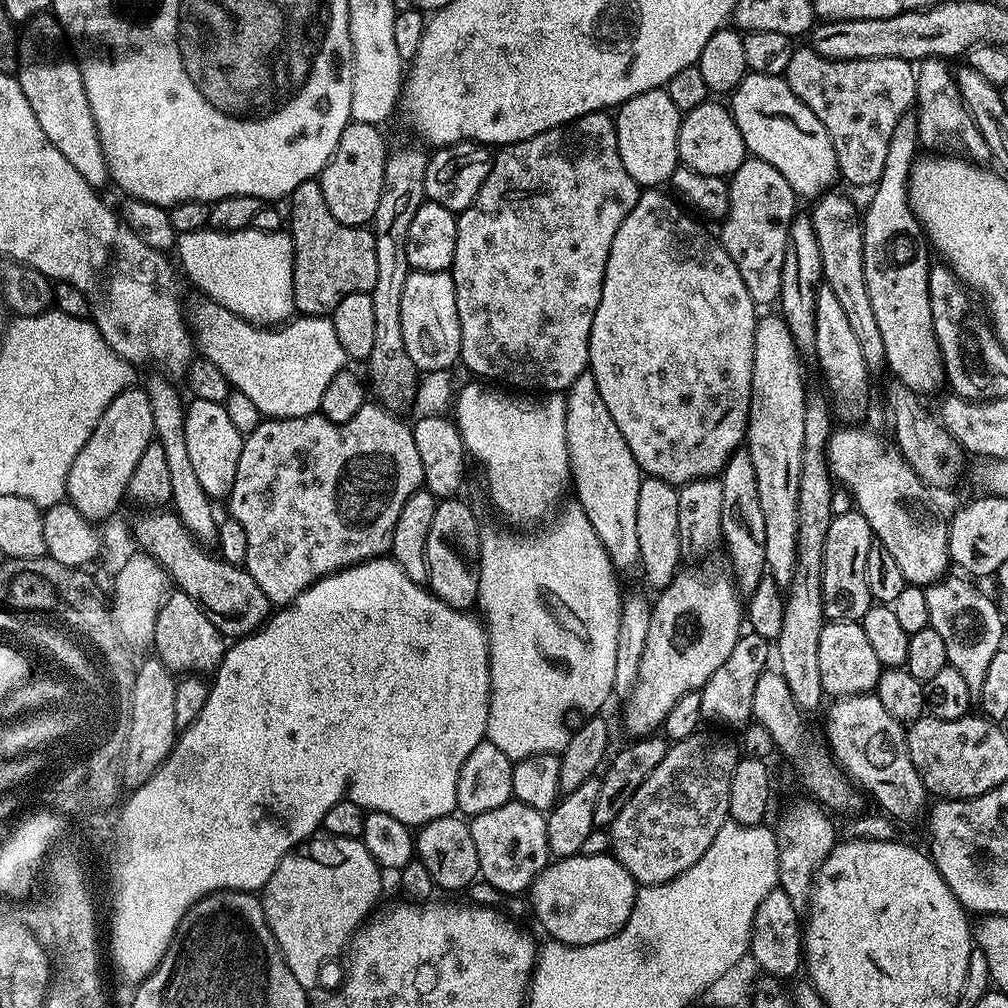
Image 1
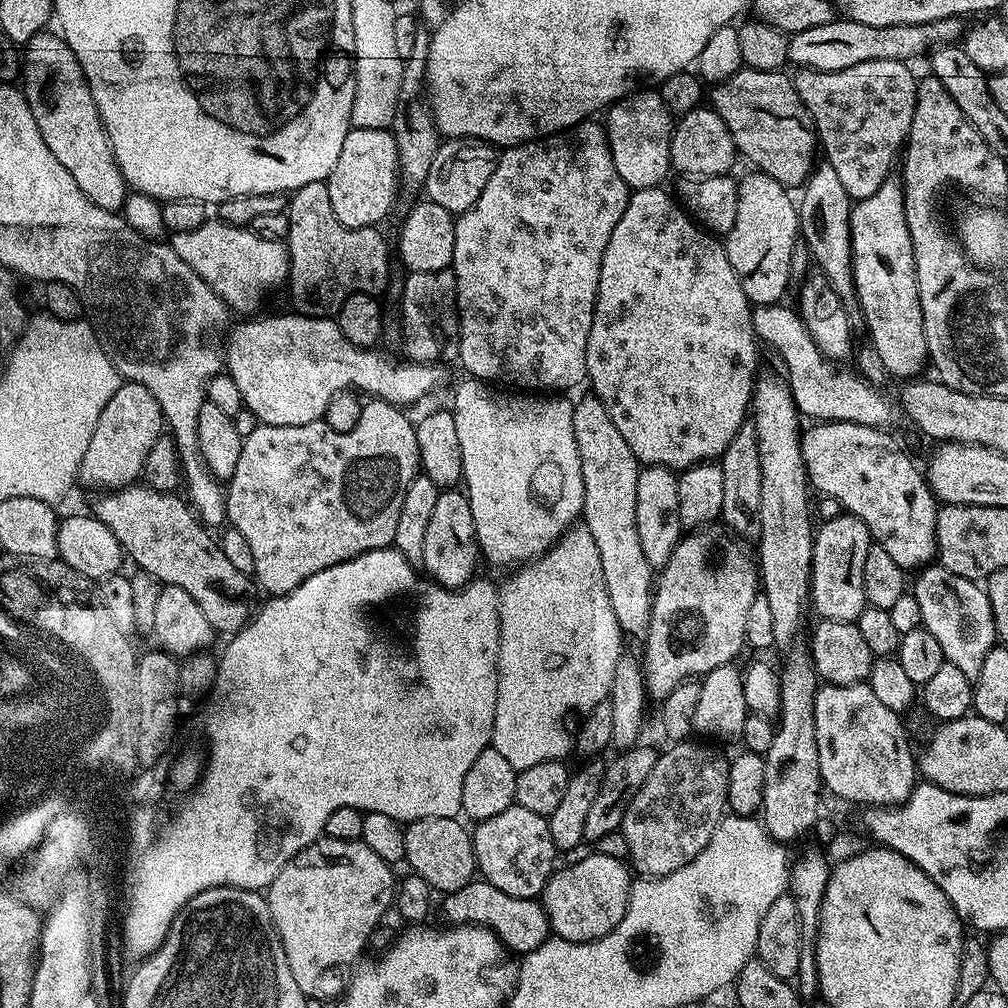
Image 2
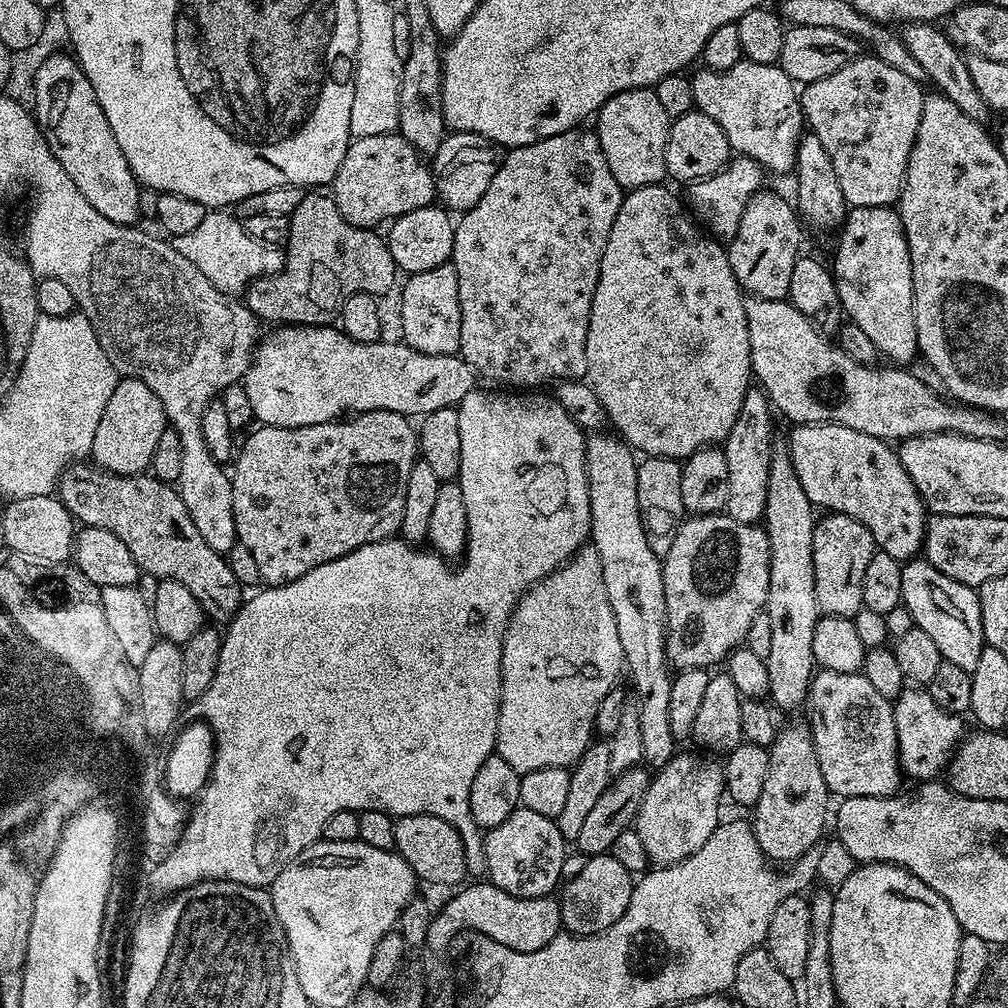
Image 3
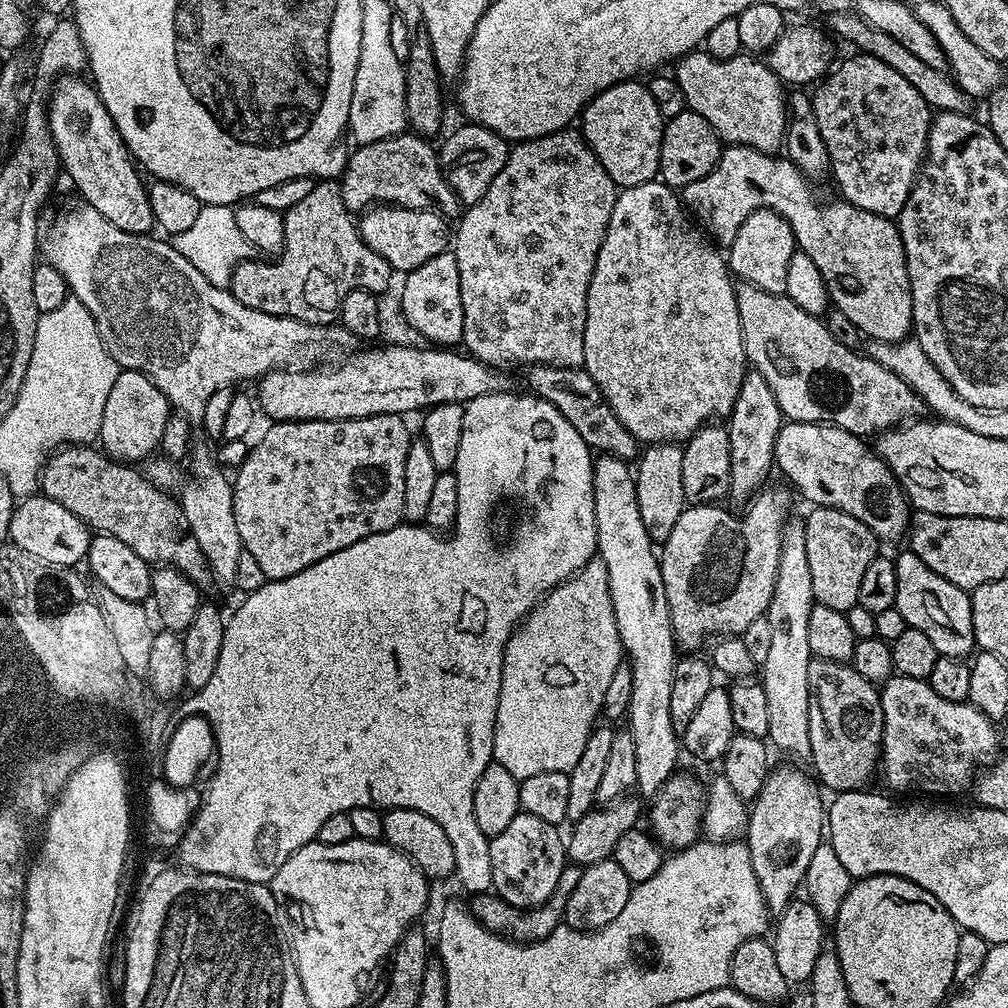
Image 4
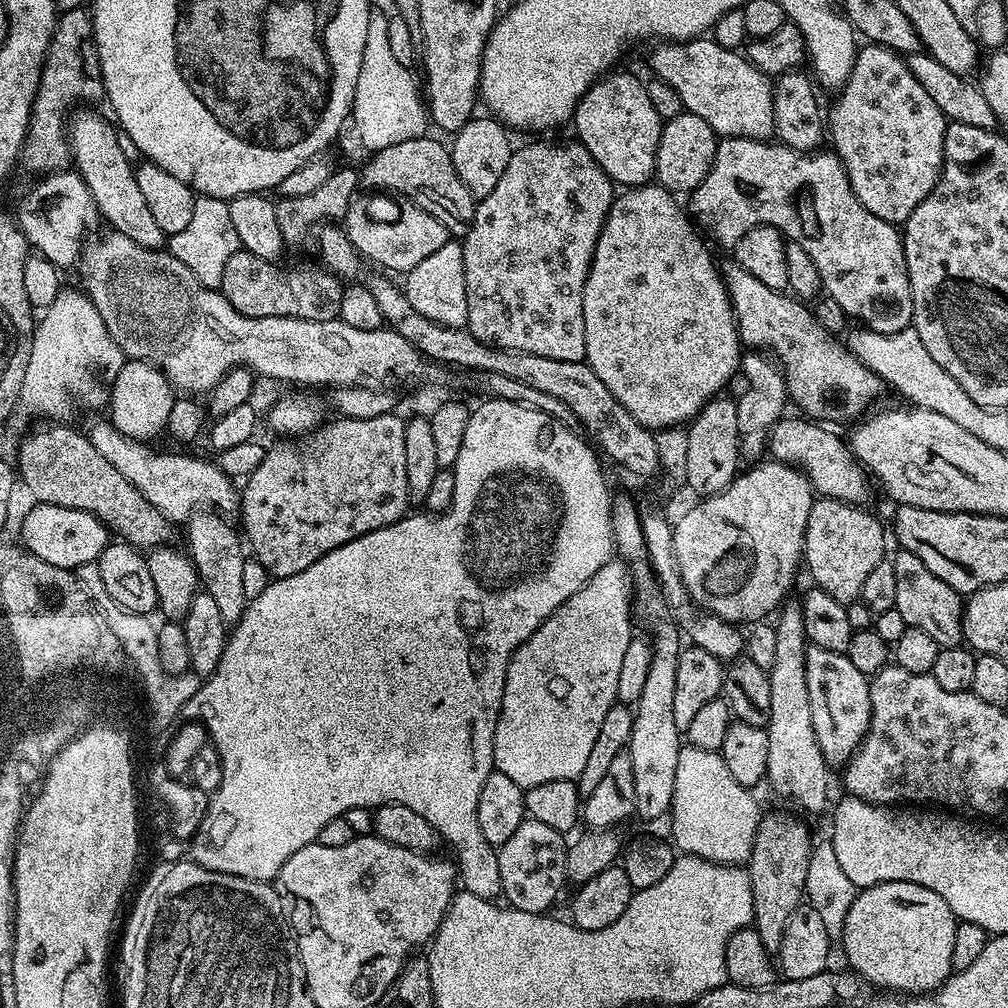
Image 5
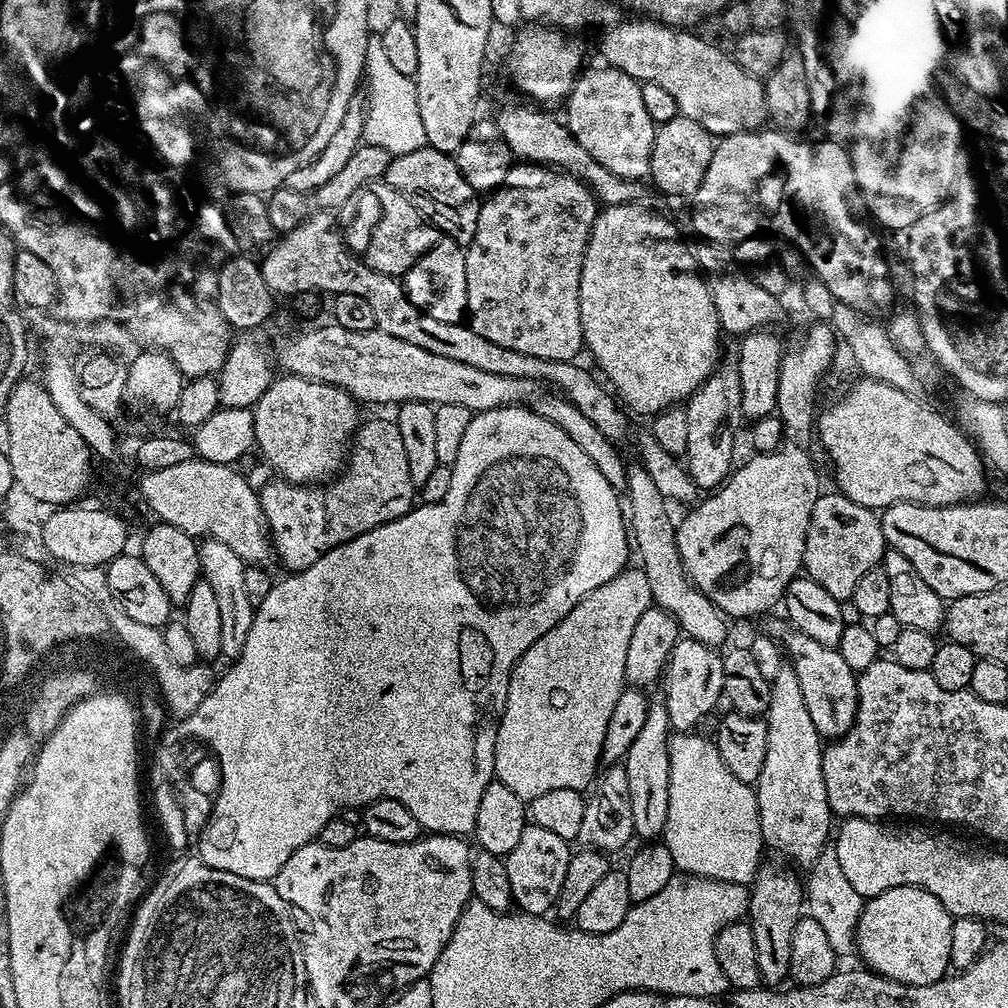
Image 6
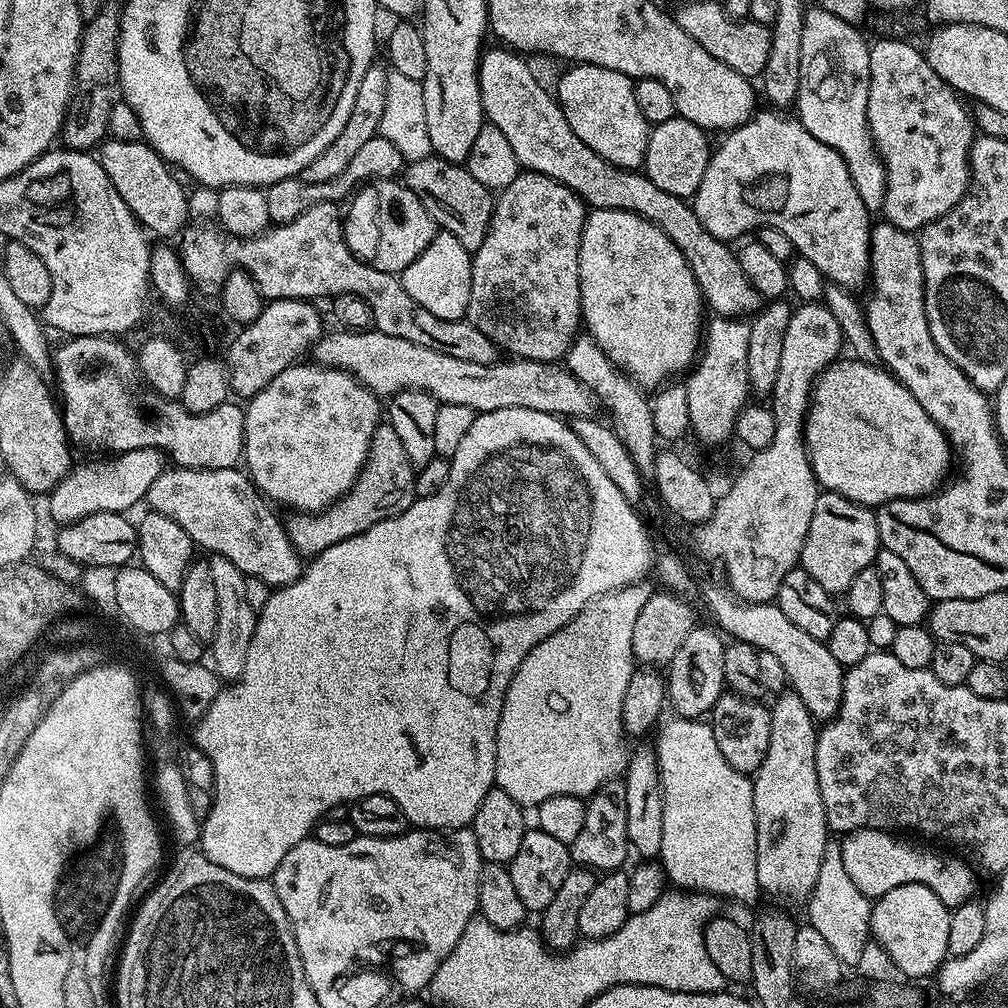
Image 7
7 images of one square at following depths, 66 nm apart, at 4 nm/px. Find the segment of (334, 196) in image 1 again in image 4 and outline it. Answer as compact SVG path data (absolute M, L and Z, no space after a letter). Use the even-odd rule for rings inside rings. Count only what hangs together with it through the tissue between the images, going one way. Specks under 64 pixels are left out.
M401 134L373 144L359 145L355 149L357 152L347 157L338 180L342 202L349 212L360 214L373 206L426 209L435 206L441 213L449 214L458 208L456 196L445 183L444 174L440 171L437 149L428 144L431 143L427 139L415 134Z

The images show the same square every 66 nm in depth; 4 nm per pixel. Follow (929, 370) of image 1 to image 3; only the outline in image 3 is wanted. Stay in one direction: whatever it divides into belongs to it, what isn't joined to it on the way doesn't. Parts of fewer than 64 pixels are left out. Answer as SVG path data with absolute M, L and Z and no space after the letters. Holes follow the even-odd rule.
M892 206L852 208L842 225L840 238L842 240L836 258L836 268L834 267L834 279L840 291L841 309L851 323L862 328L885 361L896 366L908 366L912 359L917 359L918 349L910 250L899 211Z

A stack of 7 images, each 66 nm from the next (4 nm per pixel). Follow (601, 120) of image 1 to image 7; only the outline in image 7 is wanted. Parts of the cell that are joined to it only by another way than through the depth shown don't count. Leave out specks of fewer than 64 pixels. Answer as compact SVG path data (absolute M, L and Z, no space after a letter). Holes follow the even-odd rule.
M521 171L503 190L495 197L492 215L488 219L488 228L485 230L482 244L472 252L472 281L470 282L470 302L468 303L467 321L486 338L496 343L496 347L505 353L513 352L513 357L521 361L540 361L548 366L551 360L560 362L572 349L572 343L578 339L578 333L582 328L582 317L580 315L580 243L584 233L584 221L586 219L586 205L579 193L568 188L562 182L550 178L541 172Z

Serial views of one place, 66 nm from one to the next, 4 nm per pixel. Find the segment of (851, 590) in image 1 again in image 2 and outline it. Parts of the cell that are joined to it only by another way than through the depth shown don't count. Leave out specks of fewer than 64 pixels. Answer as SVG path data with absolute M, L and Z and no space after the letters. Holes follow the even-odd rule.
M841 515L826 521L820 529L815 529L812 541L810 604L812 600L820 620L851 624L858 620L868 604L862 573L866 566L866 550L874 541L858 517Z

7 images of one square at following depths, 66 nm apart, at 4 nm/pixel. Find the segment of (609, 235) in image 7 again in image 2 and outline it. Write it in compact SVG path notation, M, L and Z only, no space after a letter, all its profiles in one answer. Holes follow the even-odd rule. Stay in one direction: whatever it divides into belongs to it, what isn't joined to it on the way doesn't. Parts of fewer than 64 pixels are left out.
M660 186L635 189L629 195L622 218L618 218L618 226L614 226L614 234L610 234L610 242L606 242L606 254L602 254L596 309L590 326L590 338L586 342L588 371L586 380L589 385L592 383L591 391L600 399L614 426L618 426L618 434L626 438L626 446L630 446L630 450L641 465L652 464L671 470L685 470L723 456L730 442L738 434L738 430L749 419L752 394L758 379L758 371L756 372L758 333L752 327L753 305L749 304L738 282L738 274L734 274L734 266L730 266L730 258L723 243L713 233L701 227L675 199L672 201L664 190Z

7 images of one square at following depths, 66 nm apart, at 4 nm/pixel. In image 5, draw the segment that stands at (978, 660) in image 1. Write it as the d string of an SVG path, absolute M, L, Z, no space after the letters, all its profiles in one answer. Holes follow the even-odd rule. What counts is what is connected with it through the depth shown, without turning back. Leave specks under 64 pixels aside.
M900 550L894 556L894 578L898 578L898 598L896 609L907 622L909 628L926 630L934 642L945 648L955 648L964 640L964 610L961 593L954 591L942 578L934 578L926 566L922 566L922 558Z

